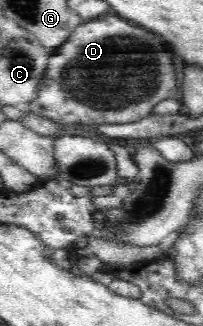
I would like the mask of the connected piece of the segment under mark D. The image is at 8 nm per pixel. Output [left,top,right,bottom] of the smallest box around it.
[25,16,178,128]

